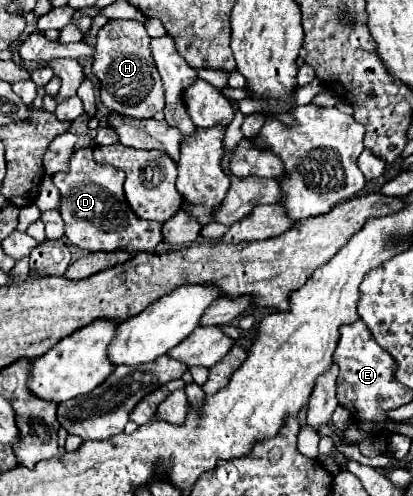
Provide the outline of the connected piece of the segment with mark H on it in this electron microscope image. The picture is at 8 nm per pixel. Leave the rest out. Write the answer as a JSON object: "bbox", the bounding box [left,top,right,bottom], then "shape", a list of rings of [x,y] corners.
{"bbox":[92,19,164,117],"shape":[[[108,19],[96,35],[96,55],[92,71],[100,79],[102,103],[128,117],[154,117],[156,111],[164,109],[164,87],[160,73],[150,55],[150,35],[144,25],[132,19]]]}

